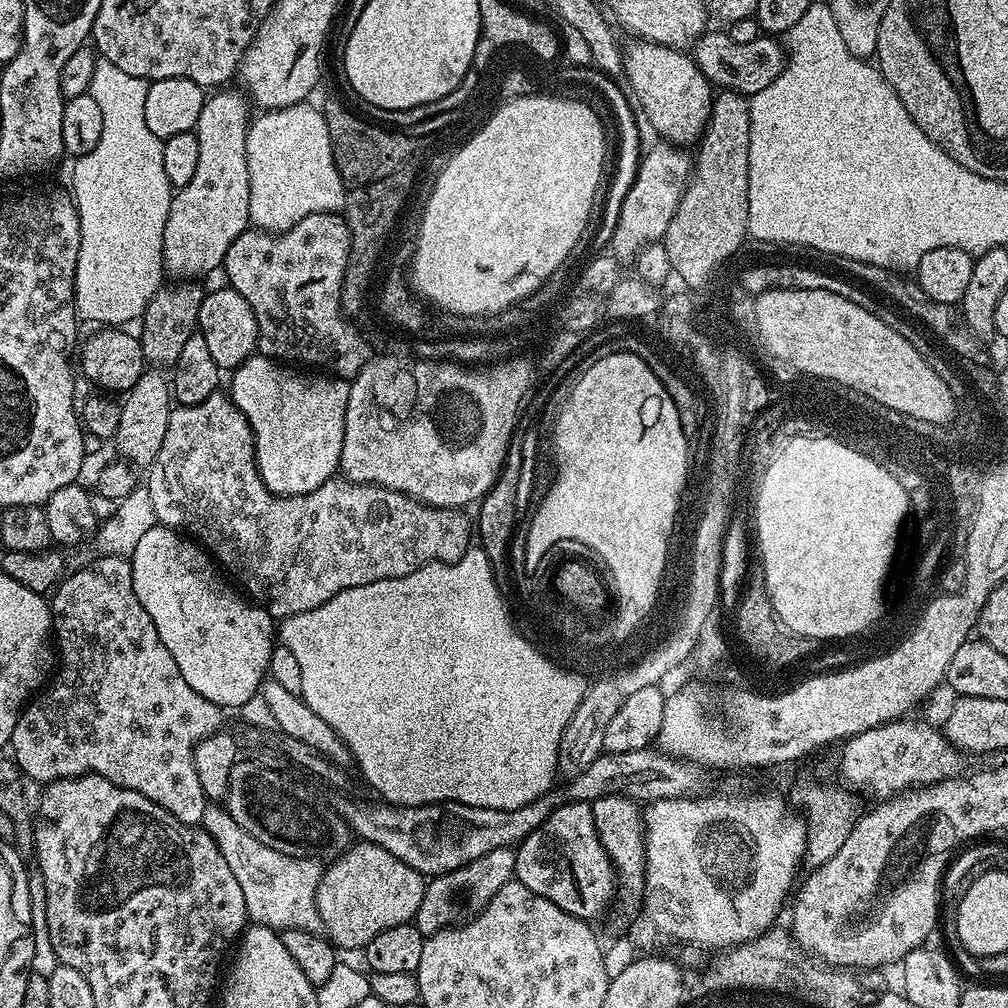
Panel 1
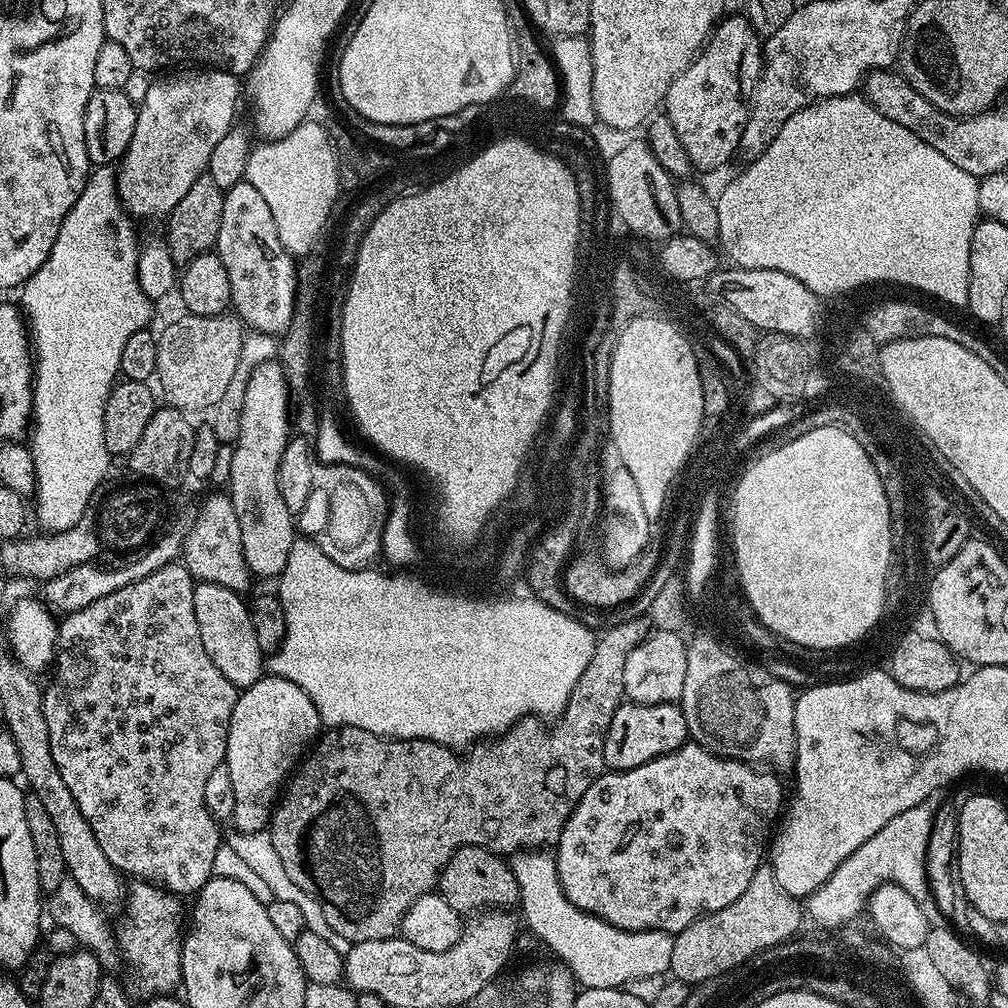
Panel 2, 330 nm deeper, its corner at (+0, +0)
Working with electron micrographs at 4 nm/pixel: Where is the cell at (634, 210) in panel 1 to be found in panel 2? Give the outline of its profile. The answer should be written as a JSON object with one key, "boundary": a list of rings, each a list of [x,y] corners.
{"boundary":[[[727,16],[713,28],[700,55],[674,78],[664,95],[663,111],[696,170],[722,166],[737,155],[748,117],[748,100],[764,68],[762,38],[752,29],[747,16]]]}

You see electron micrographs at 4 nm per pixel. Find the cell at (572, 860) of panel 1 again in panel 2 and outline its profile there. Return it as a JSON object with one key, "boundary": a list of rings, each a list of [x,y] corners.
{"boundary":[[[685,742],[678,750],[654,758],[642,766],[634,766],[625,772],[611,770],[601,772],[598,779],[586,790],[586,794],[582,794],[582,798],[574,806],[570,818],[564,824],[560,839],[554,845],[557,874],[566,898],[574,906],[626,932],[664,931],[675,934],[693,924],[701,916],[730,906],[730,902],[737,900],[742,890],[750,886],[750,878],[754,878],[756,869],[761,867],[760,855],[763,852],[765,855],[770,829],[781,815],[786,792],[784,796],[784,788],[775,775],[779,776],[775,771],[761,770],[759,767],[744,764],[741,760],[728,760],[724,756],[716,756],[706,751],[701,744],[691,742]]]}

